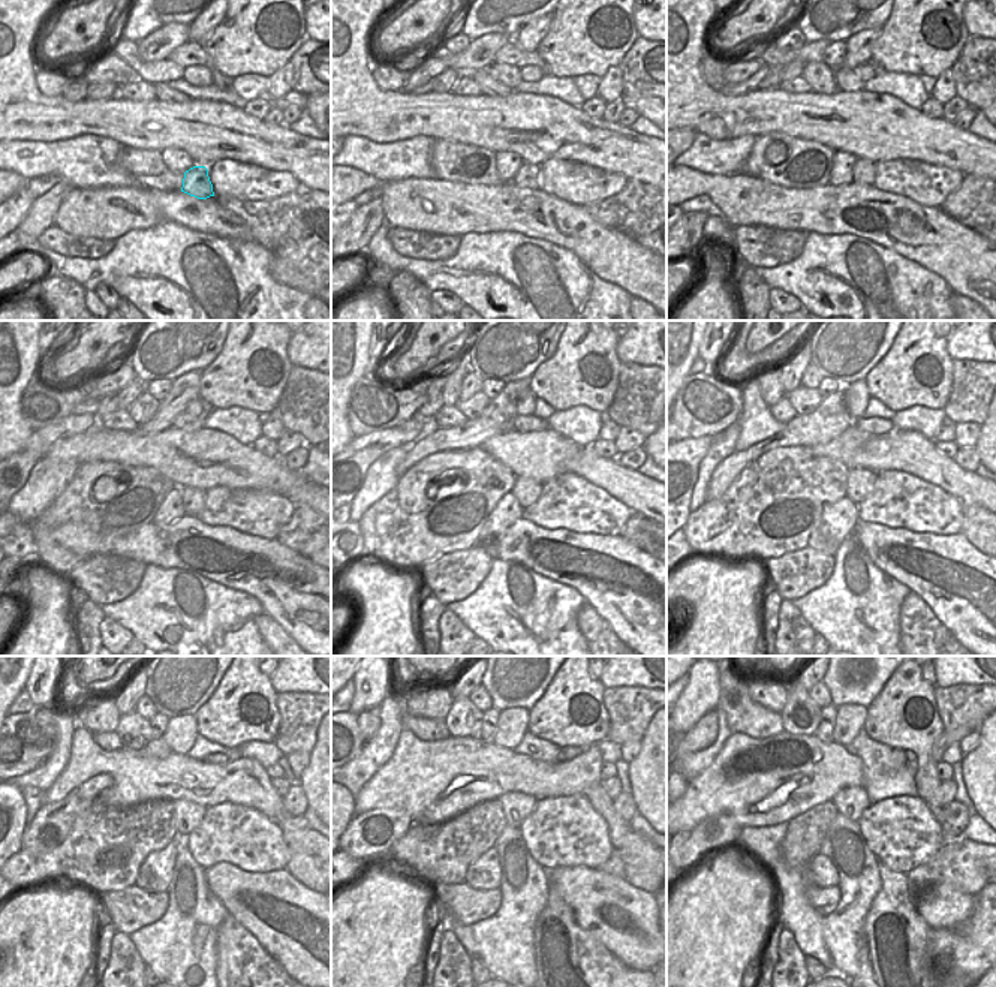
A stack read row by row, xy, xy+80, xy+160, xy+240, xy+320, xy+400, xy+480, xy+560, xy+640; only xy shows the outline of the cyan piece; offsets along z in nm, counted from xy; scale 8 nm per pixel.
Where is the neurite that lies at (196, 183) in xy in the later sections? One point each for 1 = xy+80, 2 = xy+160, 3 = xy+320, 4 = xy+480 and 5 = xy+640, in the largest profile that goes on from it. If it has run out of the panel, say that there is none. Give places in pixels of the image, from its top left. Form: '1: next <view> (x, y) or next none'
1: next xy+80 (527, 177)
2: next xy+160 (863, 169)
3: next xy+320 (526, 490)
4: next xy+480 (187, 815)
5: next xy+640 (852, 802)

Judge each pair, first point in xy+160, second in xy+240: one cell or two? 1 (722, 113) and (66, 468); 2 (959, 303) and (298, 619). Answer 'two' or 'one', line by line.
1: two
2: two

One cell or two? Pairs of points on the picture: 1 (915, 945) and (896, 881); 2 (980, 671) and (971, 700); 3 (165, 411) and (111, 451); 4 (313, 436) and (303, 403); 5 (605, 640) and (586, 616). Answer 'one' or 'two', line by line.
1: one
2: two
3: two
4: one
5: one

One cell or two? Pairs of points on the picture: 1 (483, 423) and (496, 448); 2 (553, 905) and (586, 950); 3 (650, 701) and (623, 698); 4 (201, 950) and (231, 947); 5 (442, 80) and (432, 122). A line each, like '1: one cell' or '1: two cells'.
1: two cells
2: one cell
3: one cell
4: two cells
5: two cells

